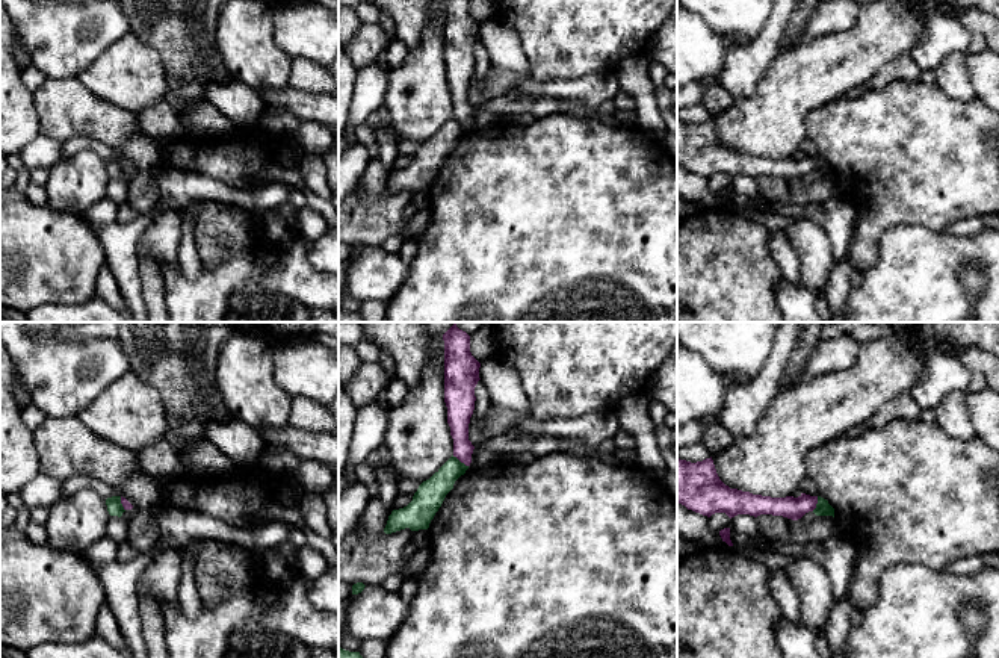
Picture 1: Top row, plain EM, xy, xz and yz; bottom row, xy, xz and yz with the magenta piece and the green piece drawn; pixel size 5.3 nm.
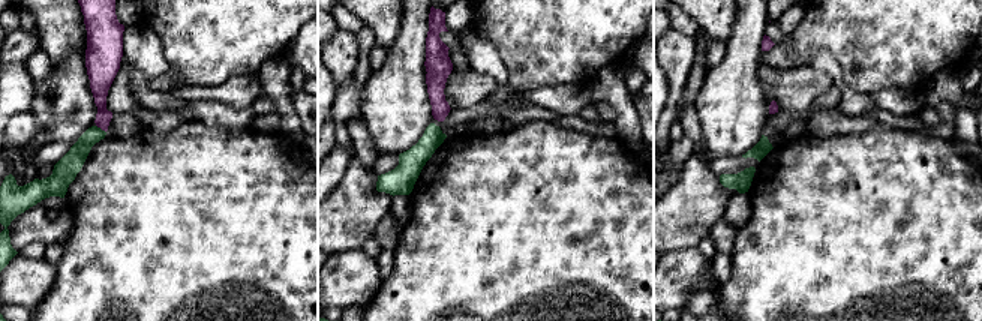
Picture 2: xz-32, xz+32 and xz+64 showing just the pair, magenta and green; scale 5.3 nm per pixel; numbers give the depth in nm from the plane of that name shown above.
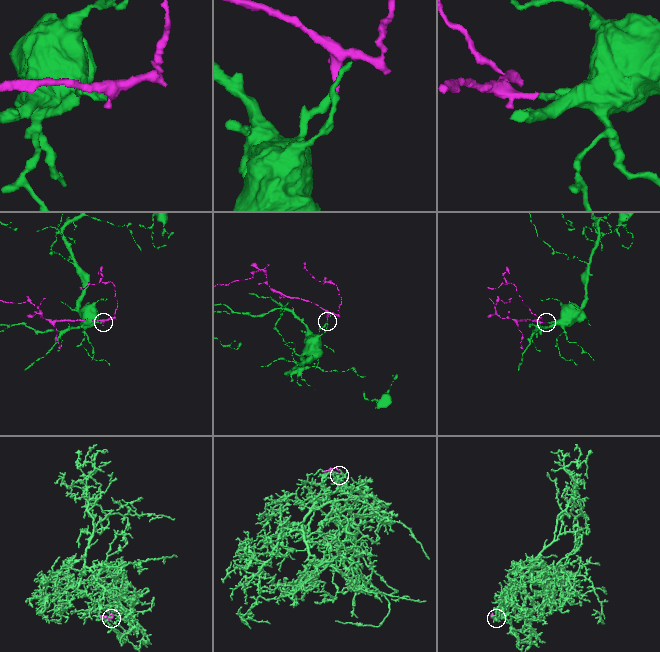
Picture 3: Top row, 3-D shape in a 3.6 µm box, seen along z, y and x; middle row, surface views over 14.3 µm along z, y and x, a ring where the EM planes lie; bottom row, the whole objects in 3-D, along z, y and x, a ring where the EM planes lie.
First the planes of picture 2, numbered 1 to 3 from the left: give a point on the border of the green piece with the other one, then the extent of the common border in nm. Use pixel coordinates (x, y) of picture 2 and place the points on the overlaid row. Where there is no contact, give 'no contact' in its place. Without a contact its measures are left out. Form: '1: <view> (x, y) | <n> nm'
1: xz-32 (101, 128) | 70 nm
2: no contact
3: no contact

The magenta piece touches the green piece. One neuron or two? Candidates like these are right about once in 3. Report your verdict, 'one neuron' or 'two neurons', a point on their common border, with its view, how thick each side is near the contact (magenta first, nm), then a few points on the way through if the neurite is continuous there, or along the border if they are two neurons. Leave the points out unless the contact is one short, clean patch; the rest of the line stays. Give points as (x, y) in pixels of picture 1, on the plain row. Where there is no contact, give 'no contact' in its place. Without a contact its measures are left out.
two neurons; contact xz (460, 121); calibres 130 and 150 nm; border xz (452, 117), (467, 127)

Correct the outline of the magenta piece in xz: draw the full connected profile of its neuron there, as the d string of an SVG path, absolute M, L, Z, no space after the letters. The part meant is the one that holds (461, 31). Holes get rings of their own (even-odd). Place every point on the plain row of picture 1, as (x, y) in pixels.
M470 0L444 2L444 64L453 100L453 118L472 124L475 107L469 101L469 85L475 71L475 48L481 24L470 14Z

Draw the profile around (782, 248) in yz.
M784 230L772 231L768 248L778 263L783 277L793 286L804 286L800 257Z

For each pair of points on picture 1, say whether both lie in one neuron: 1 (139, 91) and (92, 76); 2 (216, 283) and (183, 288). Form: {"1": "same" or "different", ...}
{"1": "same", "2": "same"}

